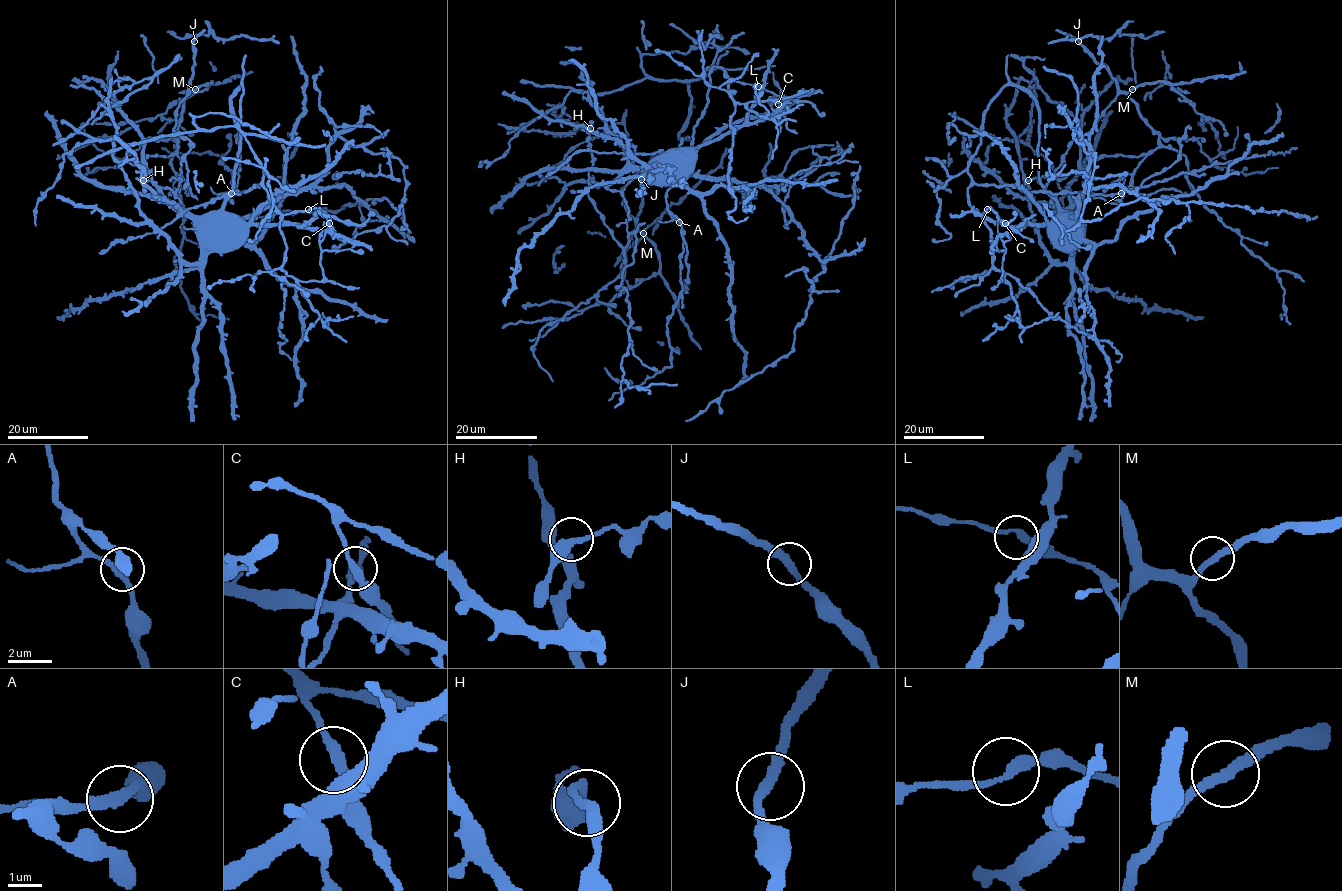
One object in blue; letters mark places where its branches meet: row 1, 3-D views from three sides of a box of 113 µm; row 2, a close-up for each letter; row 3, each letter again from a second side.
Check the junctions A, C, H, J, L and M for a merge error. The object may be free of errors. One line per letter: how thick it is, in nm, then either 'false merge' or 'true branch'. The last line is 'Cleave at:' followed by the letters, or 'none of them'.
A: 280 nm thick; true branch
C: 300 nm thick; true branch
H: 320 nm thick; true branch
J: 320 nm thick; true branch
L: 280 nm thick; true branch
M: 280 nm thick; true branch
Cleave at: none of them

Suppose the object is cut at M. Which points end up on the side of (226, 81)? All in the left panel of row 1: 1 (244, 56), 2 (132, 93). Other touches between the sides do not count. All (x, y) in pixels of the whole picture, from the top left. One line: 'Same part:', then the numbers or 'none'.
Same part: none

